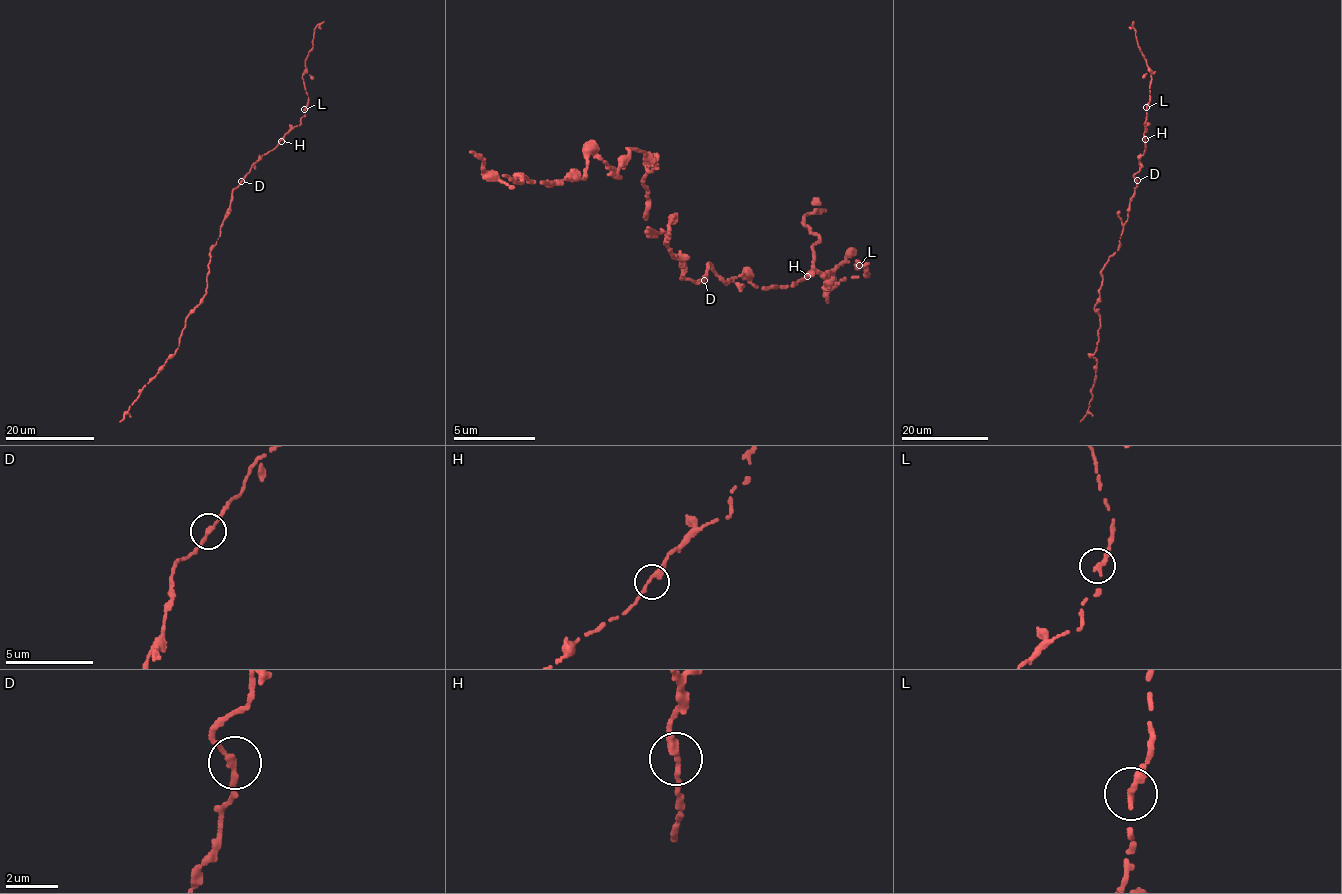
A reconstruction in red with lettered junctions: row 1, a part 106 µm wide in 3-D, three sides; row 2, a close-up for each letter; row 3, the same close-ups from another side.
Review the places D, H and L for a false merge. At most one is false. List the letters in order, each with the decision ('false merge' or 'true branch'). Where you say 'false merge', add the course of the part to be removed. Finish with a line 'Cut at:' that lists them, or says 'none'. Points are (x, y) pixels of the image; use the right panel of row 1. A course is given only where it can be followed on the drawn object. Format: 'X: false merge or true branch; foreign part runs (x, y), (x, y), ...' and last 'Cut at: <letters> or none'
D: true branch
H: true branch
L: true branch
Cut at: none

